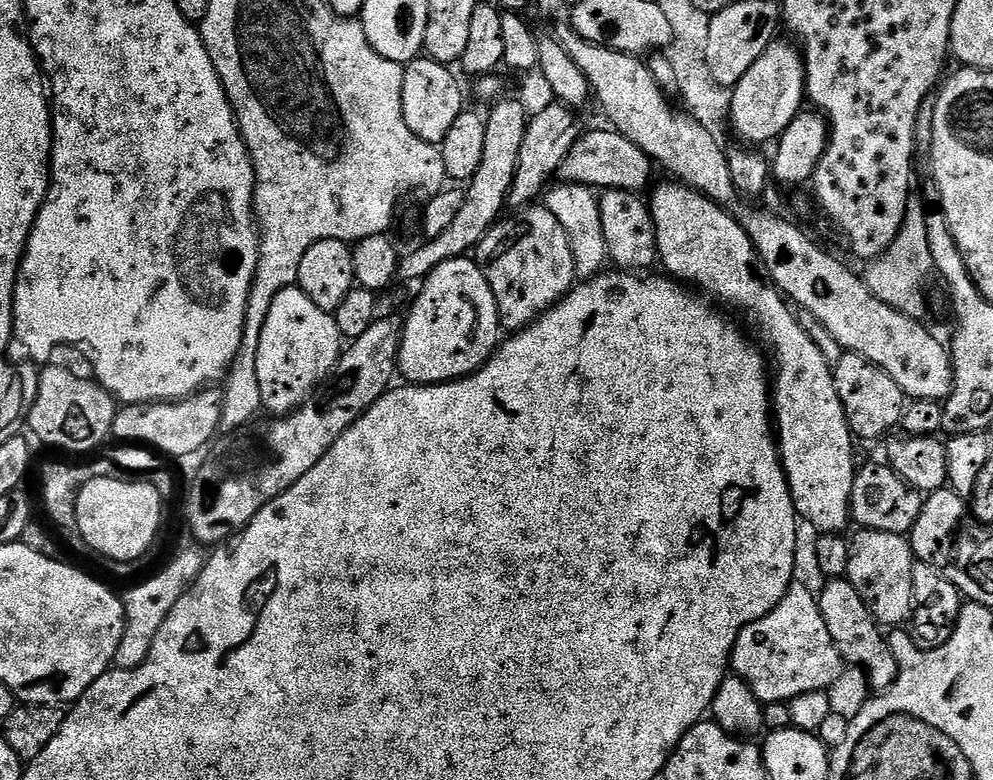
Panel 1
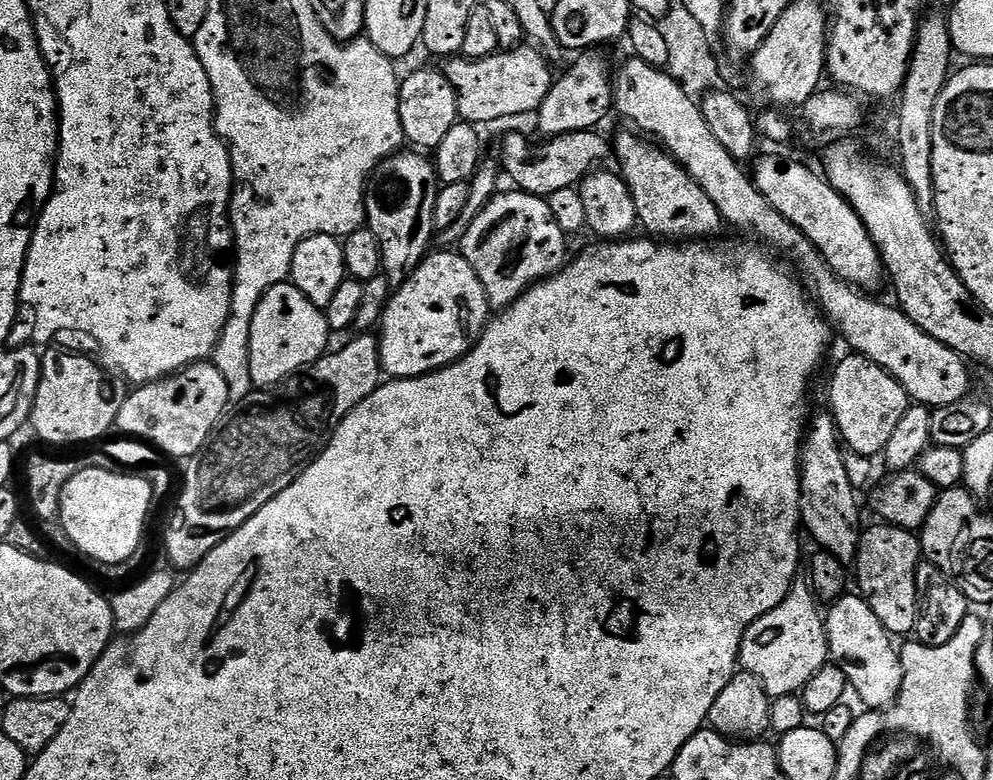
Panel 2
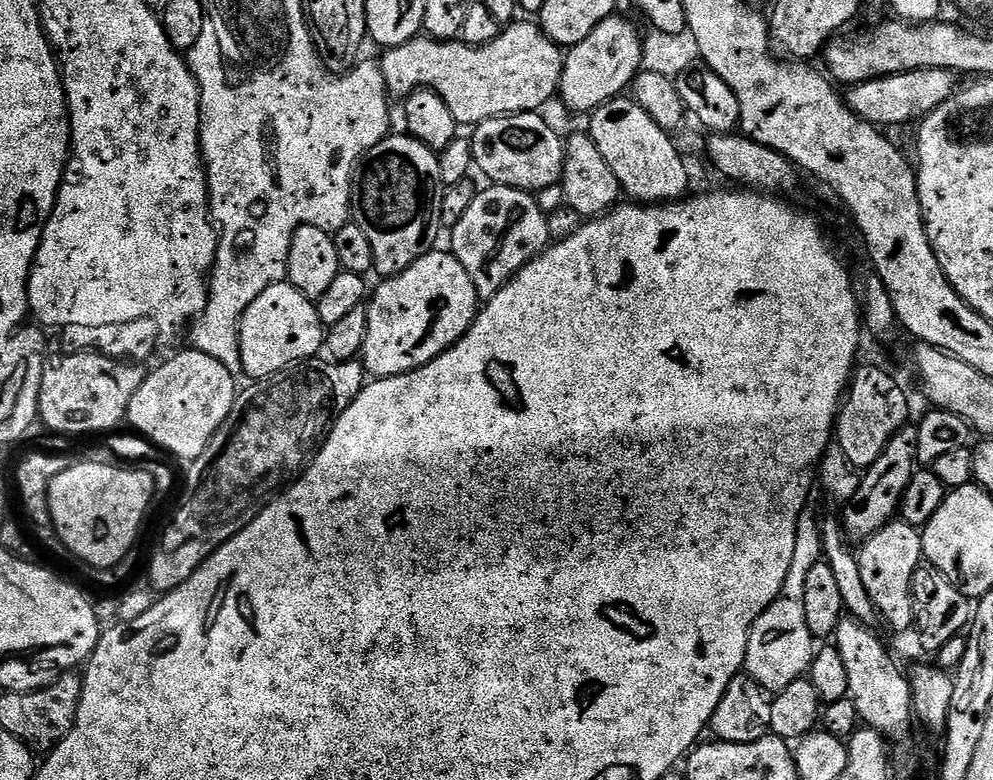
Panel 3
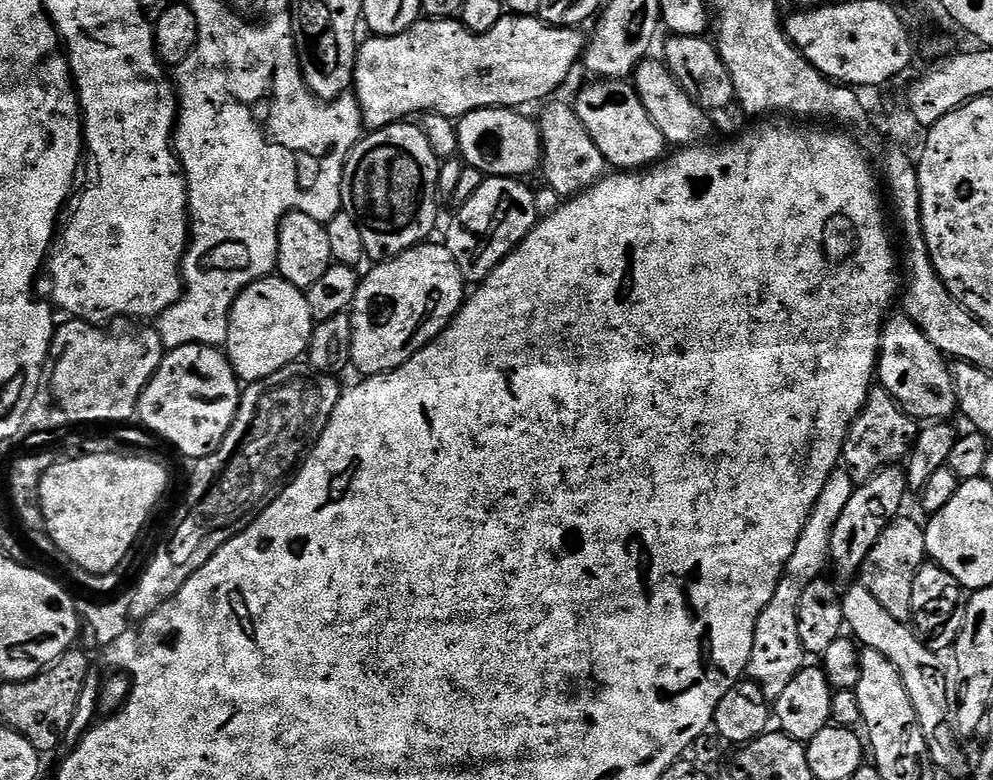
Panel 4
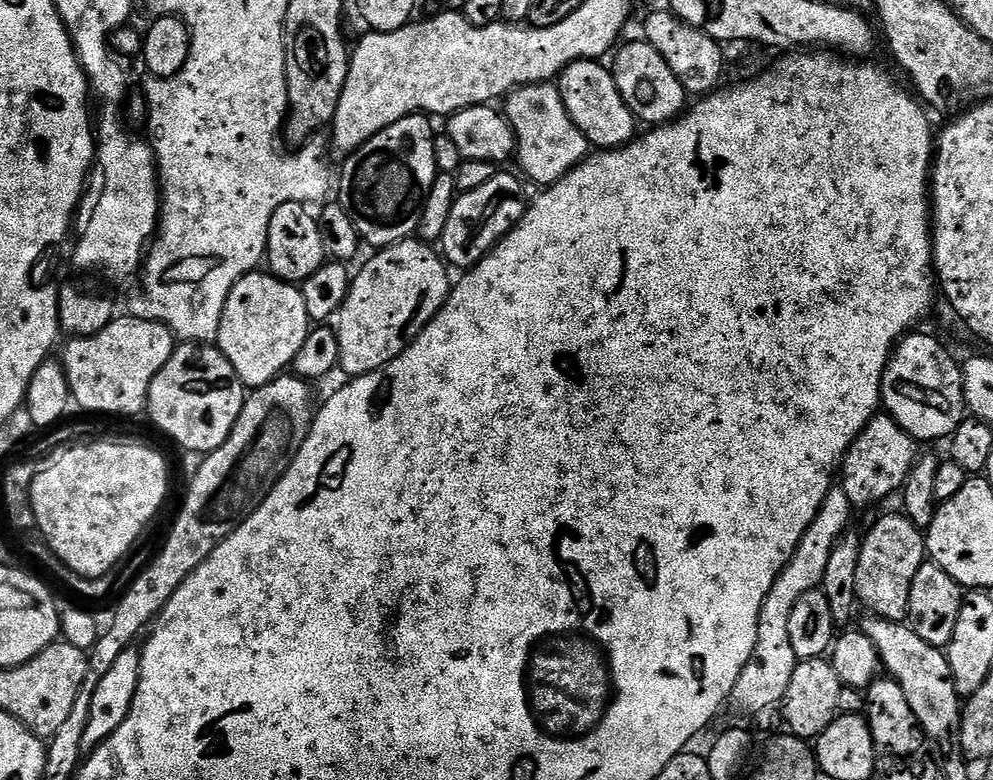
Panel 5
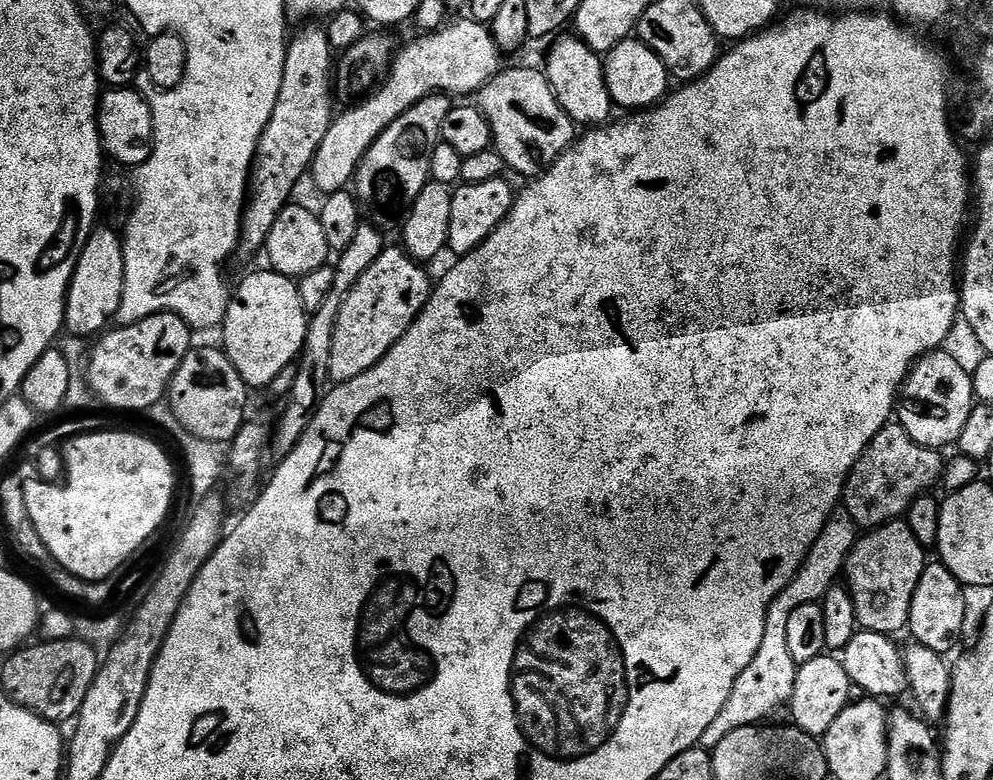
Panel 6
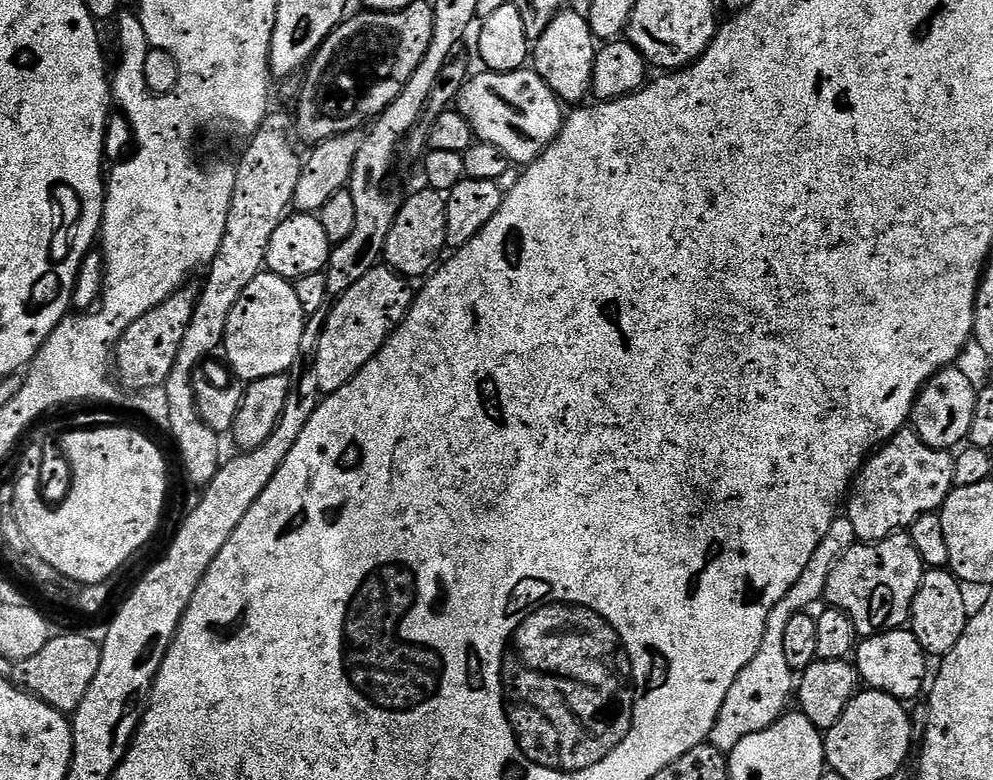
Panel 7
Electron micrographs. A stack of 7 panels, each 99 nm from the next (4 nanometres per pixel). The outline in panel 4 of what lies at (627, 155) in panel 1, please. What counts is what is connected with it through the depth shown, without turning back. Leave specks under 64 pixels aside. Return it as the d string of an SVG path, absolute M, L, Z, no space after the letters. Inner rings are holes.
M483 108L459 117L458 156L467 167L490 176L511 176L528 178L532 171L542 164L542 141L540 126L535 119L523 116L523 111L515 108Z

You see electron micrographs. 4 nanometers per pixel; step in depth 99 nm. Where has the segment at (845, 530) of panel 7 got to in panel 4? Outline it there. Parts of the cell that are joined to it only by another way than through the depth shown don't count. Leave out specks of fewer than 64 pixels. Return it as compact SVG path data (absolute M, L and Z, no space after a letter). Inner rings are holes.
M837 466L830 478L826 478L826 486L822 486L822 494L818 494L818 502L814 502L814 510L810 510L810 518L806 518L802 534L798 534L798 546L794 546L794 554L790 554L790 562L786 562L778 590L774 590L774 598L770 598L766 610L762 610L758 618L754 630L754 650L750 650L746 676L761 688L768 702L774 702L778 694L790 686L790 678L794 678L794 674L805 667L806 653L802 638L798 638L798 602L802 598L802 590L806 590L811 580L819 580L825 575L830 564L828 555L834 522L838 522L842 510L846 510L850 494L854 494L856 488L857 485L842 466Z

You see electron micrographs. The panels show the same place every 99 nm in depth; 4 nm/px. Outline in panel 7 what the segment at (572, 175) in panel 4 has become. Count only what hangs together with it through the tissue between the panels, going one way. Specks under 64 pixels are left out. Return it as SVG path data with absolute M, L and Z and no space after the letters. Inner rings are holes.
M480 70L477 76L475 73L468 79L464 89L460 91L458 110L470 122L475 139L479 143L498 146L498 150L502 150L502 154L506 154L513 165L520 164L519 166L533 164L556 140L556 135L560 133L566 119L560 97L553 94L550 86L534 70L518 72Z

